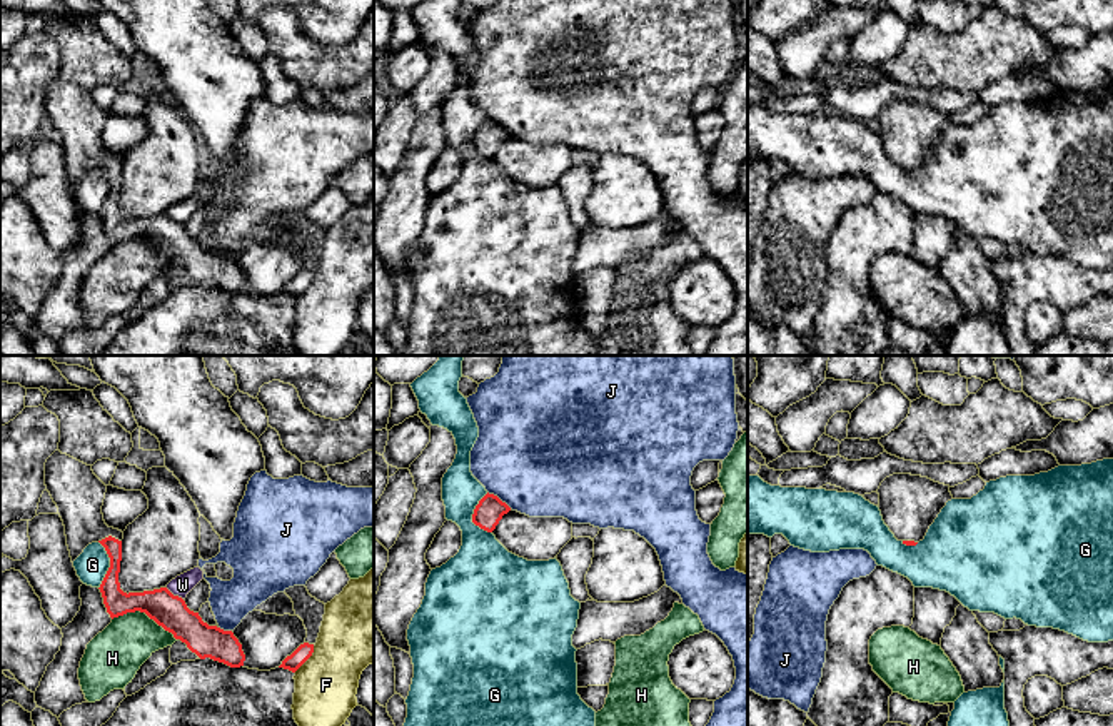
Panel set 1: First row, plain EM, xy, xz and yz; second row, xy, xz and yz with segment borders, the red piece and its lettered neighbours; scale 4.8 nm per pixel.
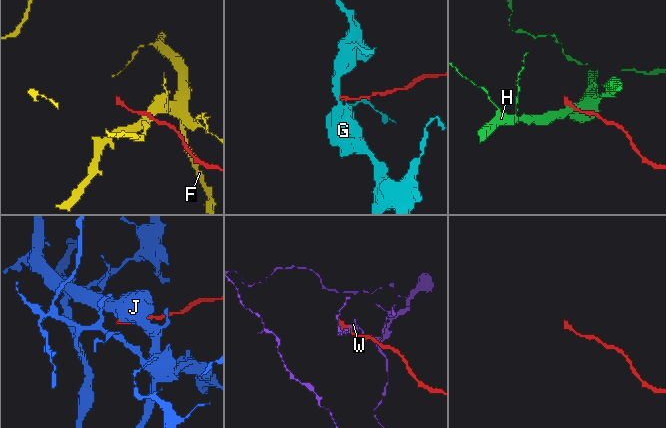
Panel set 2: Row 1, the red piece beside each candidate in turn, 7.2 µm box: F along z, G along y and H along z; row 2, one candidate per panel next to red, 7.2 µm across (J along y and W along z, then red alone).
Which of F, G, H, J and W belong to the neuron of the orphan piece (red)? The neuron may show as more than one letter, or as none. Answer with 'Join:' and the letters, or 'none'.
Join: none

